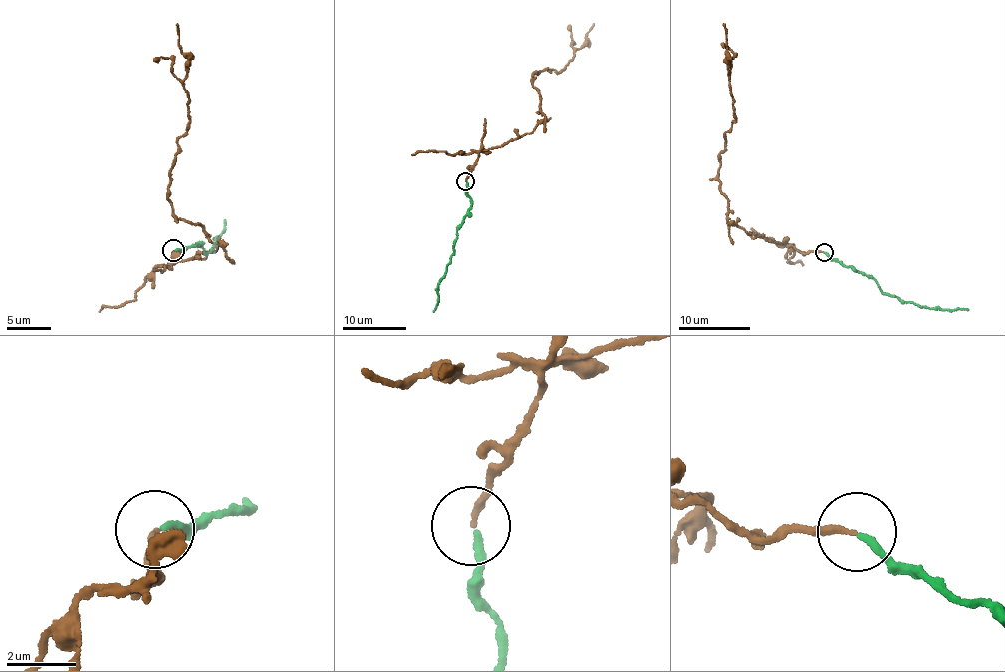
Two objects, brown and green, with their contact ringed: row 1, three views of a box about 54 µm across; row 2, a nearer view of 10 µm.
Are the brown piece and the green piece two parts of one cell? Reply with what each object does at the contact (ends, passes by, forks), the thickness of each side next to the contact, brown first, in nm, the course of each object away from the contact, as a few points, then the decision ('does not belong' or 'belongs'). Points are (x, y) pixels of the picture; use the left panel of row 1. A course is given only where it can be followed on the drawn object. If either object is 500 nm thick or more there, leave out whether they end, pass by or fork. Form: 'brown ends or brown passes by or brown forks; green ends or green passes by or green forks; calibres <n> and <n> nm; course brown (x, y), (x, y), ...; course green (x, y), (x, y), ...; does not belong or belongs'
brown ends; green ends; calibres 180 and 220 nm; course brown (174, 250), (171, 264), (219, 243), (174, 215), (168, 198), (177, 140), (188, 130), (176, 24); course green (174, 250), (199, 244), (208, 253), (226, 224), (223, 221); does not belong

